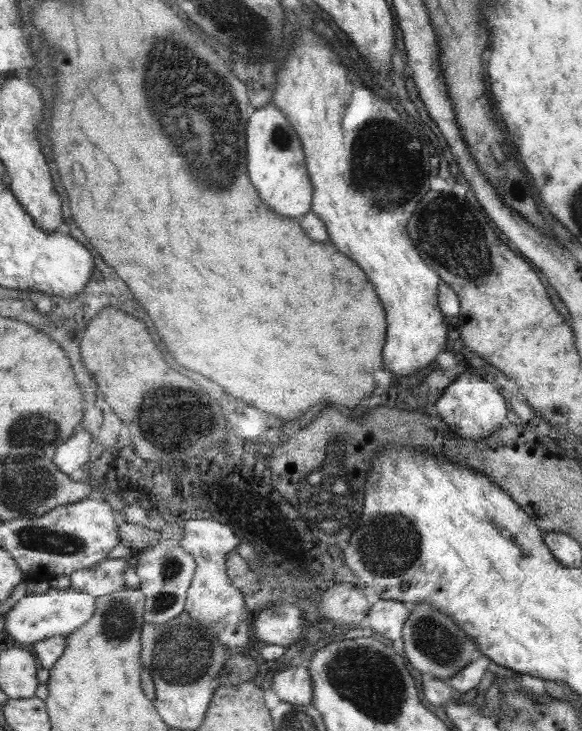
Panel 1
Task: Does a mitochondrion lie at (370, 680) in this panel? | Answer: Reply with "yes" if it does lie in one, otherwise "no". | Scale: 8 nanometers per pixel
yes

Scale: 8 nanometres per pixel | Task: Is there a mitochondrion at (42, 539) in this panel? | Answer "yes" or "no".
yes

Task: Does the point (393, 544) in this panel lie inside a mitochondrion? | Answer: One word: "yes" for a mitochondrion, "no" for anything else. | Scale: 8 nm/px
yes

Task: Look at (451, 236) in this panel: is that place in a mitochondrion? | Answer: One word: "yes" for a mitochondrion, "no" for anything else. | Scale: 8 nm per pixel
yes

